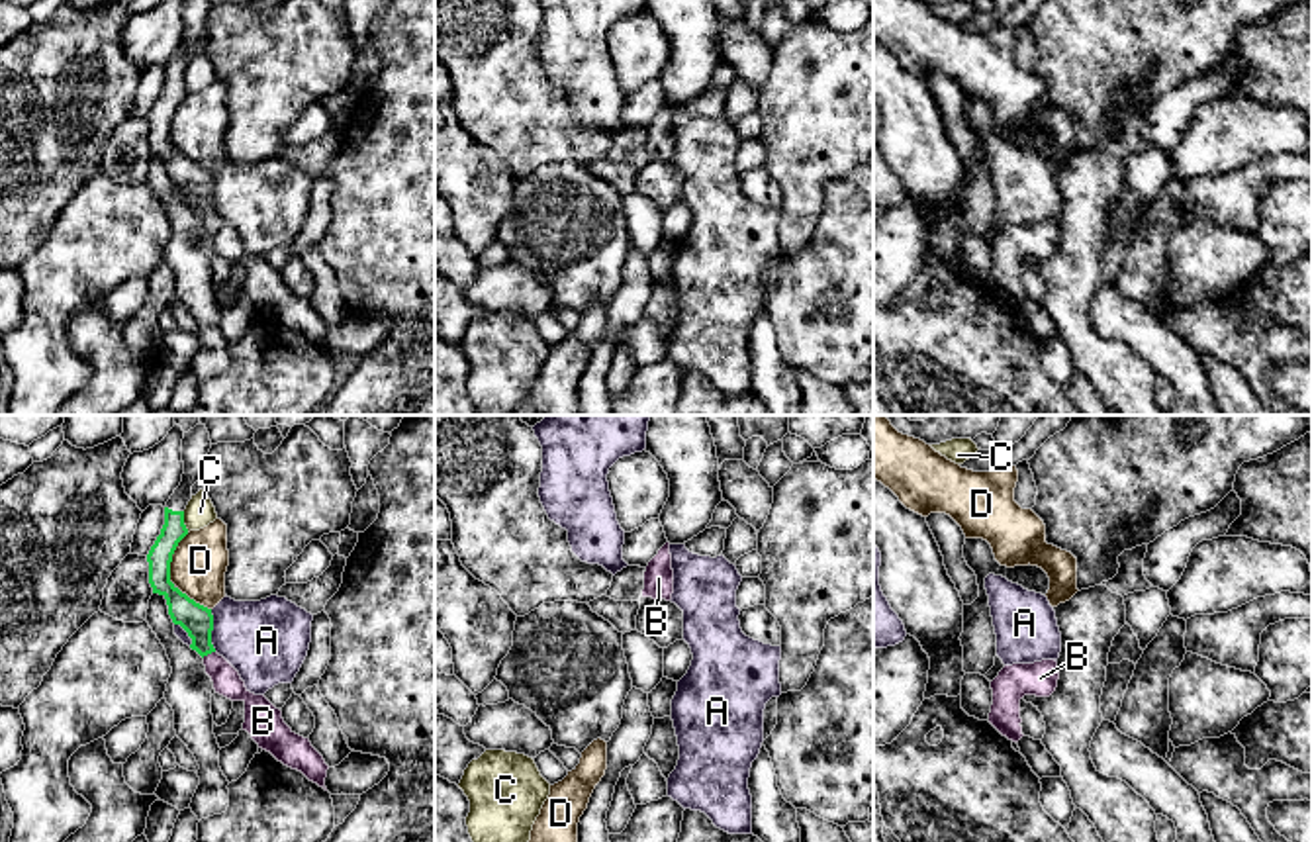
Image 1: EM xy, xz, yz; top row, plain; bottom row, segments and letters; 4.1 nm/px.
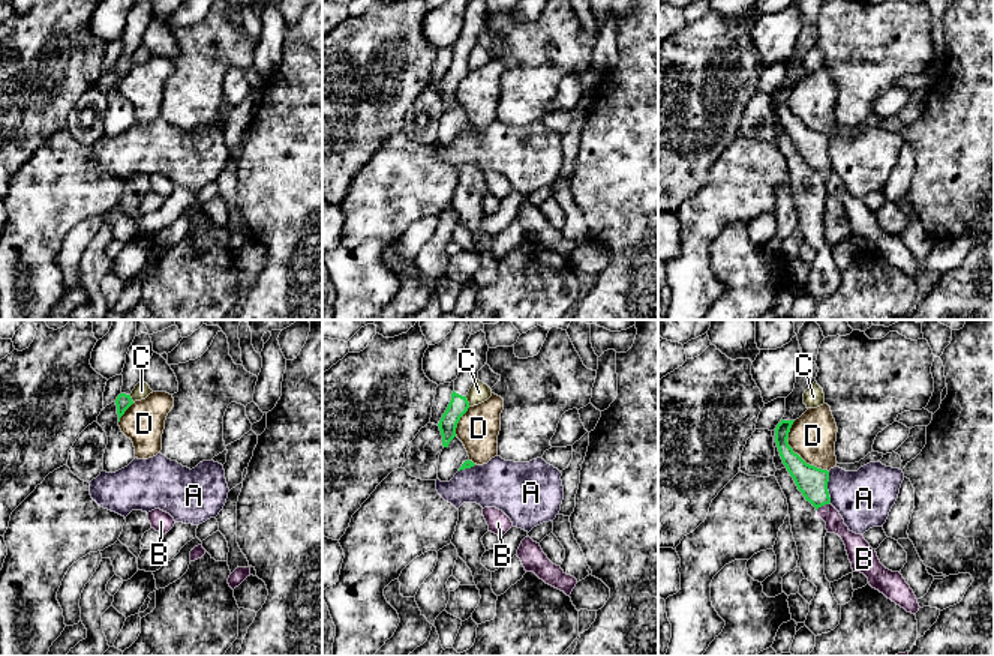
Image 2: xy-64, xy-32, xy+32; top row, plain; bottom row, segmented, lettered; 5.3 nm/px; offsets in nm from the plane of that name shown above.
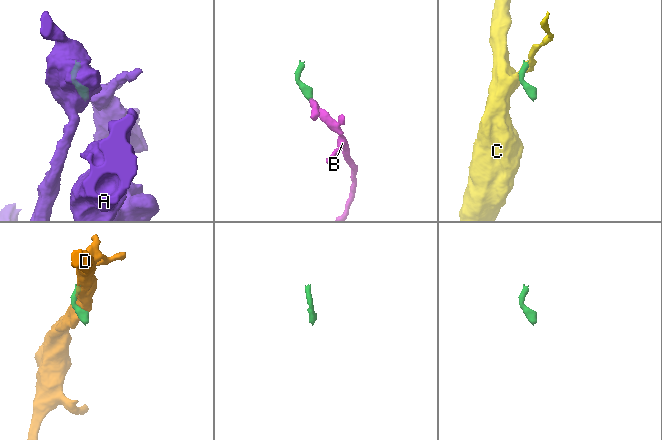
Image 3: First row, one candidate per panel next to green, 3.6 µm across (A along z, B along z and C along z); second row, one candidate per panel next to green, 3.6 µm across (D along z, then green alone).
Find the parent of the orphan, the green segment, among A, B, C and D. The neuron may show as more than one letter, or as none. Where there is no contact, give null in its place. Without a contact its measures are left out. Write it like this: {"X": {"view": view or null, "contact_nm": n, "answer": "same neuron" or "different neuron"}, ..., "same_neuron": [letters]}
{"A": {"view": "xy", "contact_nm": 180, "answer": "different neuron"}, "B": {"view": "xy", "contact_nm": 60, "answer": "same neuron"}, "C": {"view": "xy", "contact_nm": 90, "answer": "different neuron"}, "D": {"view": "xy", "contact_nm": 340, "answer": "different neuron"}, "same_neuron": ["B"]}

